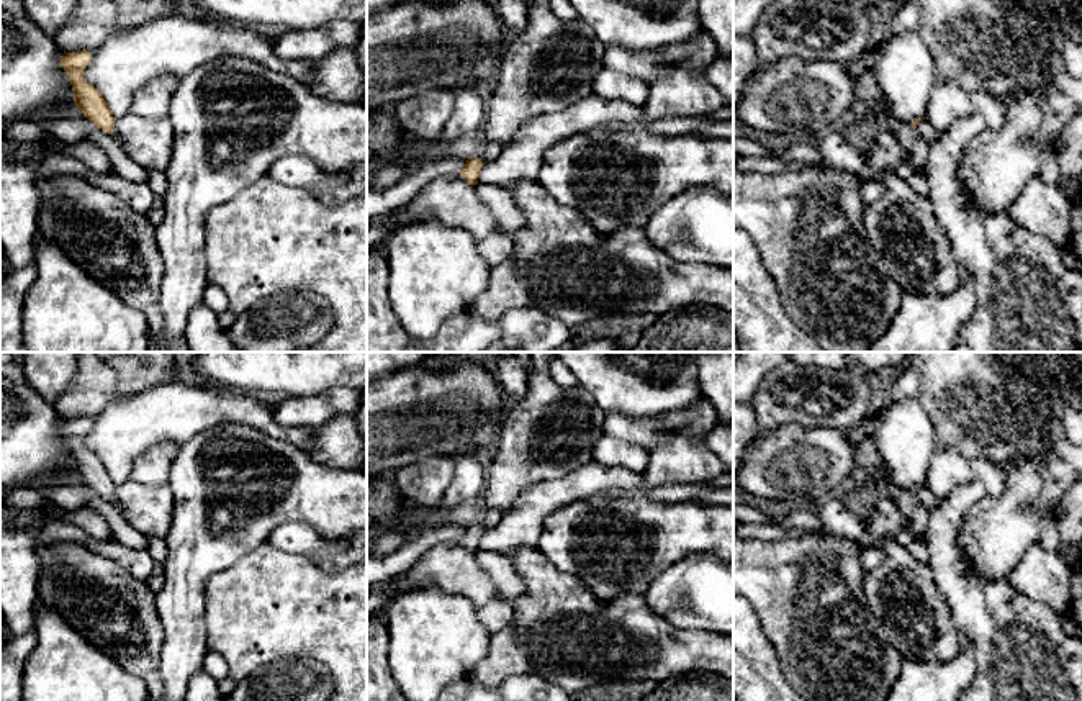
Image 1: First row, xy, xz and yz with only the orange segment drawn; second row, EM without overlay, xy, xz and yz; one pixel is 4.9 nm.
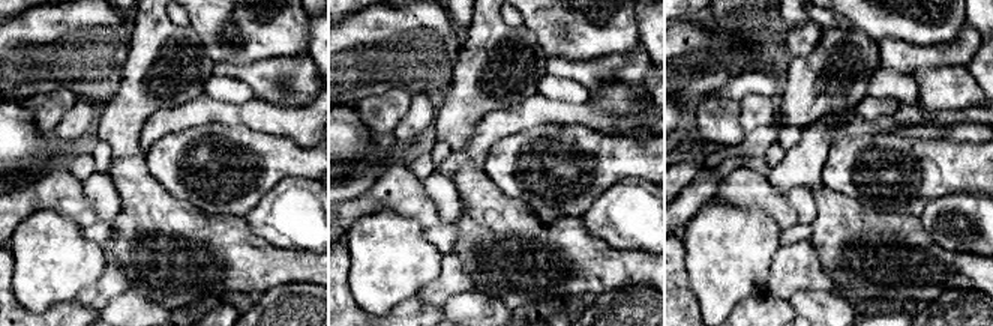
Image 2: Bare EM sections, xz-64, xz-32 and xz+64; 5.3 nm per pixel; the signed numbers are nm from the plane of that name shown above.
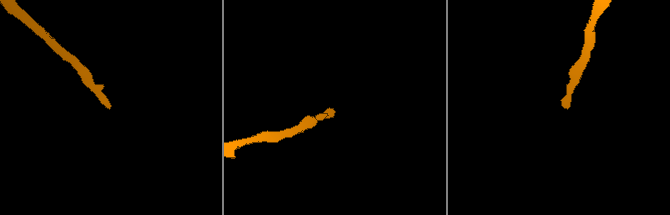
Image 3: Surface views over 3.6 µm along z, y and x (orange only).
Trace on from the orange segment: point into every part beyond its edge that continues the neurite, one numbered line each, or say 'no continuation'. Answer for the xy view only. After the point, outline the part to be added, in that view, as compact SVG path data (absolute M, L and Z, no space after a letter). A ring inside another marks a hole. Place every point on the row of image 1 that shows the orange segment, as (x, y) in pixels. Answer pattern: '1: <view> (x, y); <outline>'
no continuation

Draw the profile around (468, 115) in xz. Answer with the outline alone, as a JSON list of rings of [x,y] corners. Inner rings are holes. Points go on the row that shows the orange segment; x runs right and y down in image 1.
[[[455,92],[455,103],[450,118],[442,131],[442,146],[462,138],[467,133],[478,133],[486,121],[486,103],[473,92]]]

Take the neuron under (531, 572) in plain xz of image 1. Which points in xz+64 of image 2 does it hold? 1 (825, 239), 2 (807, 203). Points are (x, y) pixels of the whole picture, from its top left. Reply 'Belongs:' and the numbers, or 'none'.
Belongs: 1

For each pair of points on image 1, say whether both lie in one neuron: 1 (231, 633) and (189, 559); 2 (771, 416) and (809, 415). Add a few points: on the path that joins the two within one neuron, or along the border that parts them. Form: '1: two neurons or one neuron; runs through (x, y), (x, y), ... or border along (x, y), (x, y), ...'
1: two neurons; border along (234, 562), (207, 580), (203, 623)
2: one neuron; runs through (781, 415), (799, 415)

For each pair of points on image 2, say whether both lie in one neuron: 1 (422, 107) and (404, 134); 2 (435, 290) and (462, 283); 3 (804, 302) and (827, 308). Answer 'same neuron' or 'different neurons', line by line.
1: same neuron
2: same neuron
3: same neuron

